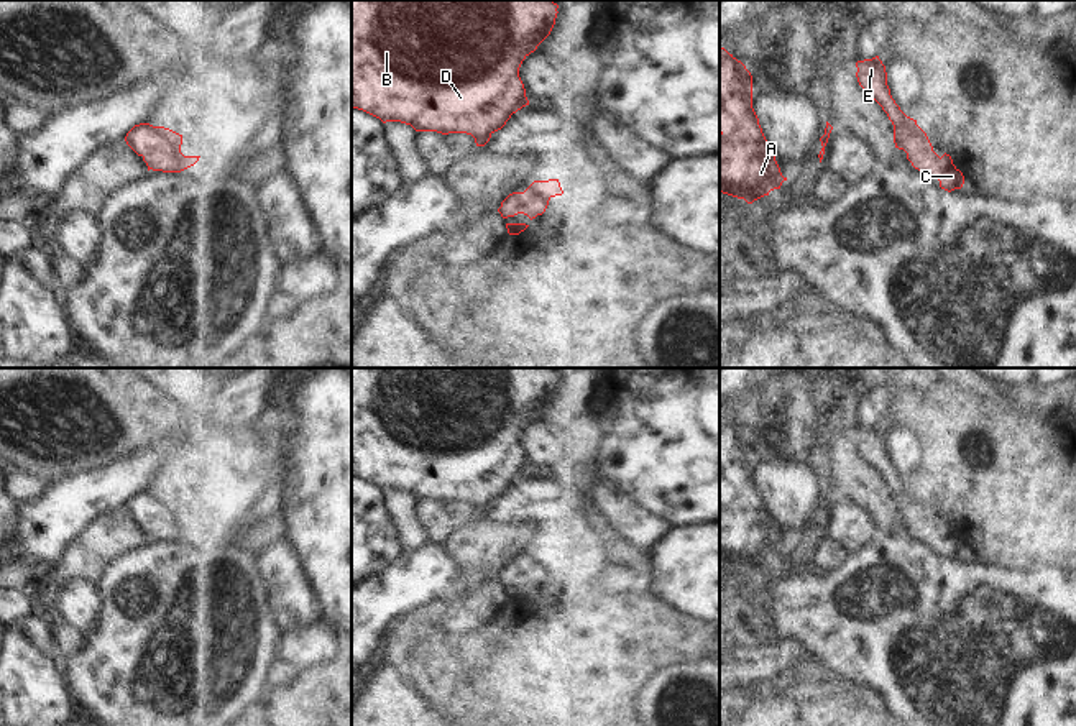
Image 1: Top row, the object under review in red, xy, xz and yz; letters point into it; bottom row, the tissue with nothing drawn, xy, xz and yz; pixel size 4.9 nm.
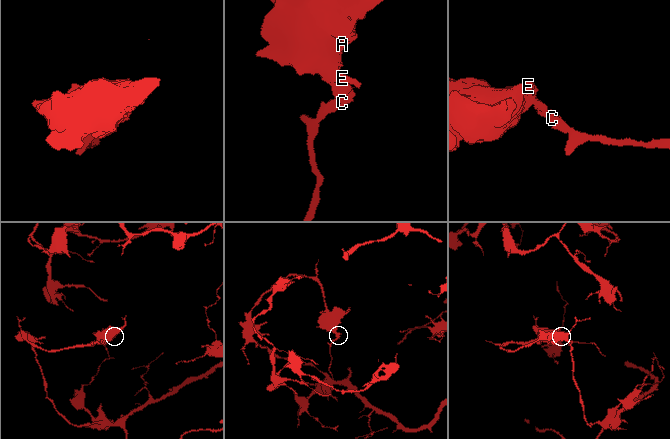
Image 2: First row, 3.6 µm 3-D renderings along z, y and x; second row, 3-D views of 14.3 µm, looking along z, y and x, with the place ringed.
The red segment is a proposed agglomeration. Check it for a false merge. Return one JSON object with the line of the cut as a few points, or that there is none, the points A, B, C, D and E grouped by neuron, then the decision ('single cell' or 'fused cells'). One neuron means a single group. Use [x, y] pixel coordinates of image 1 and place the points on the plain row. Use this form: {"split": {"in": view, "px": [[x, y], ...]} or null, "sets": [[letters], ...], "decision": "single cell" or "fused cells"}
{"split": null, "sets": [["A", "B", "C", "D", "E"]], "decision": "single cell"}

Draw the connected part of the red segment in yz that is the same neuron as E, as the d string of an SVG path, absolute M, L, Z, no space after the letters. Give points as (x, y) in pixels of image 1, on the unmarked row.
M879 424L856 430L858 450L866 463L876 468L894 493L895 516L907 521L907 527L920 540L928 540L940 549L940 555L951 560L964 552L963 540L953 532L950 522L941 526L933 519L927 501L917 493L917 488L907 485L890 463L887 453L885 434Z

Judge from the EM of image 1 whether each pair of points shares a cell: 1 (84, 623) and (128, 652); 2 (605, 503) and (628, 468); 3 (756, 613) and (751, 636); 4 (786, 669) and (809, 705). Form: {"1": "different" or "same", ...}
{"1": "different", "2": "different", "3": "same", "4": "different"}

